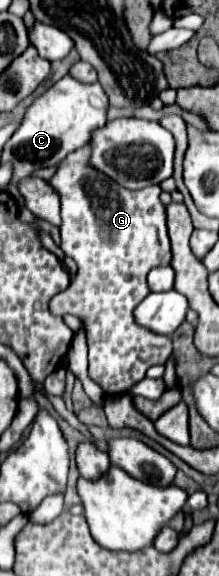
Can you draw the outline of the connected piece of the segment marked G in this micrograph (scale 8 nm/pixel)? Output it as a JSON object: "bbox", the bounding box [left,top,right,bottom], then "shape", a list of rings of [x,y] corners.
{"bbox":[49,144,171,394],"shape":[[[85,144],[81,150],[75,150],[71,154],[71,158],[65,158],[63,162],[59,162],[57,164],[57,172],[49,180],[49,184],[53,186],[55,192],[59,192],[59,198],[61,198],[61,220],[63,220],[61,222],[61,250],[65,252],[65,256],[71,256],[77,262],[77,266],[79,266],[79,270],[77,270],[75,278],[71,280],[69,288],[63,290],[61,294],[53,296],[53,300],[51,300],[51,312],[57,314],[57,316],[63,316],[63,314],[69,312],[69,314],[75,314],[75,316],[79,316],[79,318],[85,320],[85,326],[87,326],[87,346],[89,346],[89,378],[93,382],[97,382],[105,390],[105,394],[123,394],[135,382],[143,380],[145,378],[145,372],[151,366],[165,364],[167,358],[169,358],[169,354],[171,354],[171,338],[169,336],[155,334],[155,332],[139,326],[135,322],[135,316],[133,316],[133,310],[137,308],[137,304],[151,292],[149,286],[147,286],[147,274],[149,274],[149,270],[155,268],[155,266],[165,266],[165,264],[171,262],[171,248],[169,248],[169,236],[167,236],[167,214],[165,214],[165,206],[159,200],[161,188],[159,186],[147,186],[143,190],[127,190],[127,188],[119,186],[115,180],[107,178],[107,174],[103,174],[103,172],[99,172],[99,170],[95,170],[91,166],[91,146],[89,144]]]}

